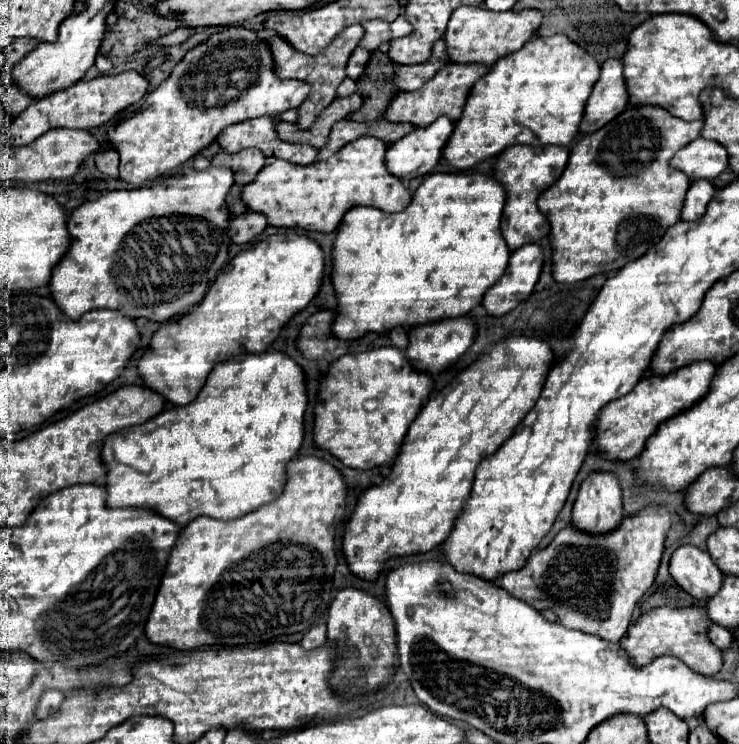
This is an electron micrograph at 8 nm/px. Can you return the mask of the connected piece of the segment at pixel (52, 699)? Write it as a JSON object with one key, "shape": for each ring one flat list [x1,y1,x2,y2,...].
{"shape":[[51,688,51,690,45,690,45,692,41,694,41,698,39,698,37,708,35,708,35,716,37,716,39,720,51,716,53,712,59,710,61,702,63,702,63,694,61,694,59,690,53,690,53,688]]}

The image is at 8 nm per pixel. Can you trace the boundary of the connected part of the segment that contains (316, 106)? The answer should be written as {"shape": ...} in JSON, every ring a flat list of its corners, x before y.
{"shape":[[351,26,351,28,345,28,343,32,339,32,335,36,335,40,323,48,319,54,315,56,303,56,301,52,295,52,283,38,279,38,277,34,271,34,267,38,267,46,271,50,271,56,273,56,273,64,275,64,275,72,281,80,285,78,295,78,295,80,303,80,303,82,309,82,311,84,311,92,309,96,303,100,303,104,297,108,297,126,307,130,315,118,319,116,319,112,323,112,323,108,327,108,327,104,331,104,331,100,335,100,337,96,337,86,343,82,345,78,345,64,351,56,351,52,357,48,359,40,363,36,363,28,361,26]]}

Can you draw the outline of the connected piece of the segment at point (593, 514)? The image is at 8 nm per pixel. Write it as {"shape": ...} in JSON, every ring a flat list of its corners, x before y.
{"shape":[[593,472,581,486,573,504,571,524,587,534,607,534,623,520,621,488,613,474]]}

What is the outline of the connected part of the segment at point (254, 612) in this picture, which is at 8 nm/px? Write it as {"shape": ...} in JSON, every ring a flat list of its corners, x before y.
{"shape":[[315,456,293,458,285,472,287,482,281,496,255,512,231,522,203,516,181,528,175,548,171,548,151,616,145,624,149,642,177,650,193,650,205,644,263,646,281,636,305,632,321,618,331,604,331,578,337,566,333,536,335,526,345,514,347,488,343,476,331,464]]}

